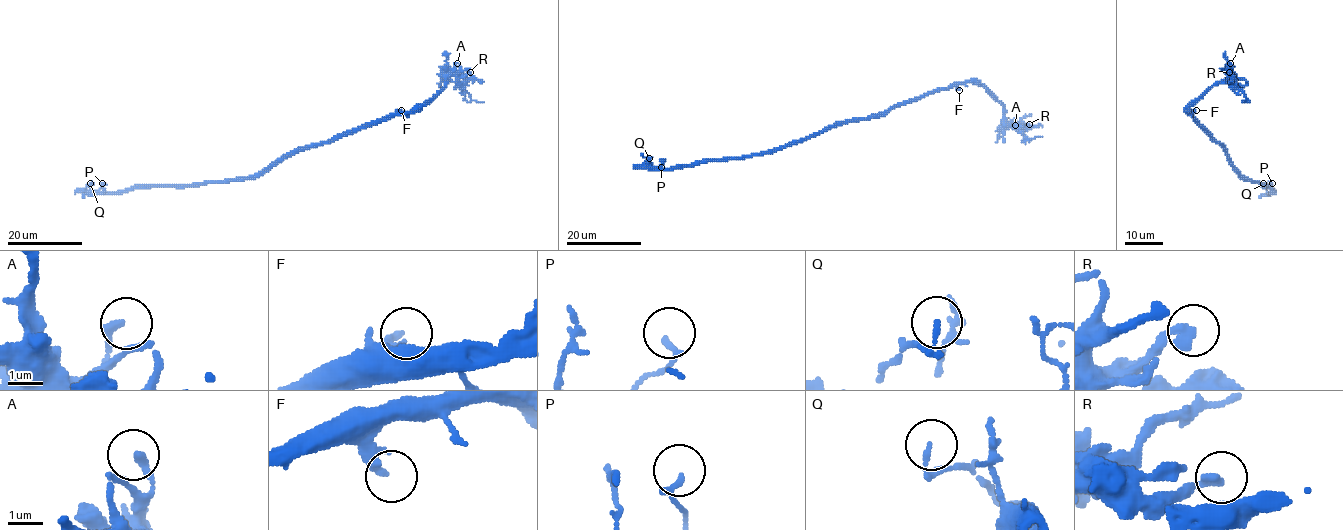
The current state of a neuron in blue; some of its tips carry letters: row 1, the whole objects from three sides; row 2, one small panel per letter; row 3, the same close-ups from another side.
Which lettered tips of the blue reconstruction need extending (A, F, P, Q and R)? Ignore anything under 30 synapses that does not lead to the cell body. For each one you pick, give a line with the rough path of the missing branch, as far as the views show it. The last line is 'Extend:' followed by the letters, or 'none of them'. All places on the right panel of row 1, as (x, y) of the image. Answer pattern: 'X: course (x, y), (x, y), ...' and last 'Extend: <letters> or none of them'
Extend: none of them

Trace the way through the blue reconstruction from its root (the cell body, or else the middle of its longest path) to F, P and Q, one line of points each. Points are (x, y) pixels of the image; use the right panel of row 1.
F: (1225, 150), (1194, 119), (1192, 114), (1196, 110)
P: (1225, 150), (1231, 164), (1245, 178), (1274, 192), (1272, 183)
Q: (1225, 150), (1231, 164), (1245, 178), (1264, 185), (1273, 192), (1263, 183)

